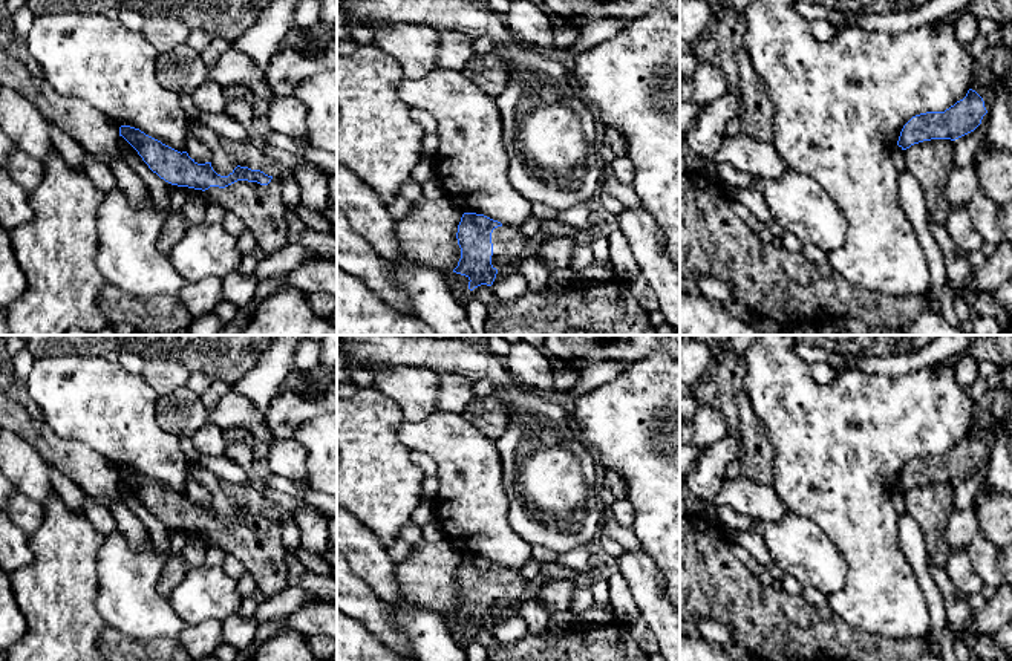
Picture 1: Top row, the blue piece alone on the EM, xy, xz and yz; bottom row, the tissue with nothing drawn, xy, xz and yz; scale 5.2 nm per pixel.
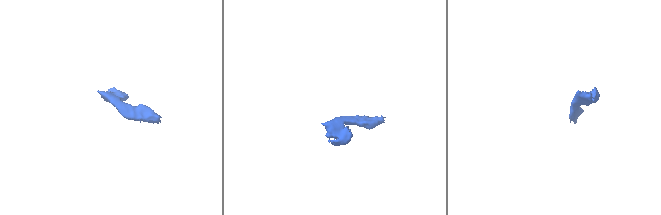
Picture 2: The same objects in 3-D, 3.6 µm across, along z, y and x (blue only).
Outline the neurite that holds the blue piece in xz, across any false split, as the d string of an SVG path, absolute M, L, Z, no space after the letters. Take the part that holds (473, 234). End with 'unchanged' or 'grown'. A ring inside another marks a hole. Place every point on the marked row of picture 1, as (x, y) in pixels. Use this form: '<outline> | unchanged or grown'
M464 213L456 233L461 259L453 272L465 275L468 289L491 286L499 269L513 268L530 249L530 240L484 214Z | grown

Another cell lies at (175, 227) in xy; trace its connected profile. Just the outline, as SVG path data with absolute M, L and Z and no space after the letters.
M175 210L167 220L164 222L159 237L158 237L158 249L164 256L170 257L175 245L185 236L188 225L179 210Z

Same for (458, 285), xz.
M436 269L441 277L444 278L449 291L452 292L453 298L459 303L465 304L465 301L472 297L472 291L468 289L468 277L456 274L447 269Z

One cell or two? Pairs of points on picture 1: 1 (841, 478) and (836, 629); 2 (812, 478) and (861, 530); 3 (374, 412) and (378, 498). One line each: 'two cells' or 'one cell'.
1: two cells
2: one cell
3: one cell

